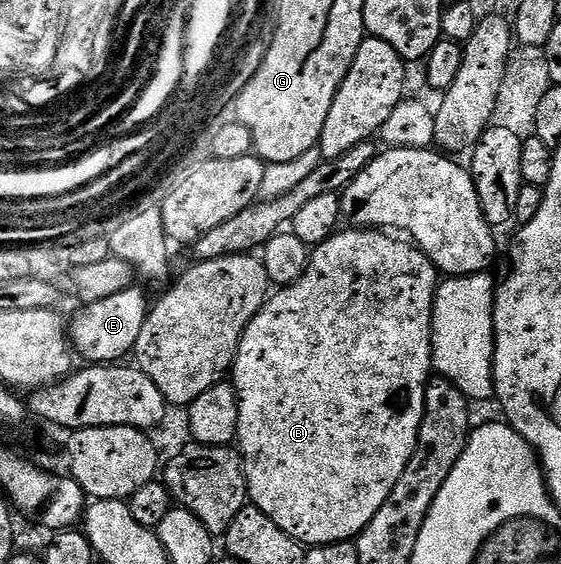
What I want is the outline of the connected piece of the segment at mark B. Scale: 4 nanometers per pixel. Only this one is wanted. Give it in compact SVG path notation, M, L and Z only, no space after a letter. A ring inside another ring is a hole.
M341 229L327 241L312 248L303 277L299 277L299 281L295 281L290 287L274 290L262 305L261 312L247 325L237 346L237 355L233 359L231 382L237 391L239 421L235 443L245 468L248 502L267 513L267 517L271 517L271 521L275 521L275 525L279 525L283 533L287 533L298 543L322 547L328 543L356 540L371 521L371 517L379 513L383 501L387 501L399 477L403 477L417 447L419 429L425 416L425 389L431 382L433 365L433 298L437 296L438 286L437 268L421 252L420 247L412 242L377 229Z

